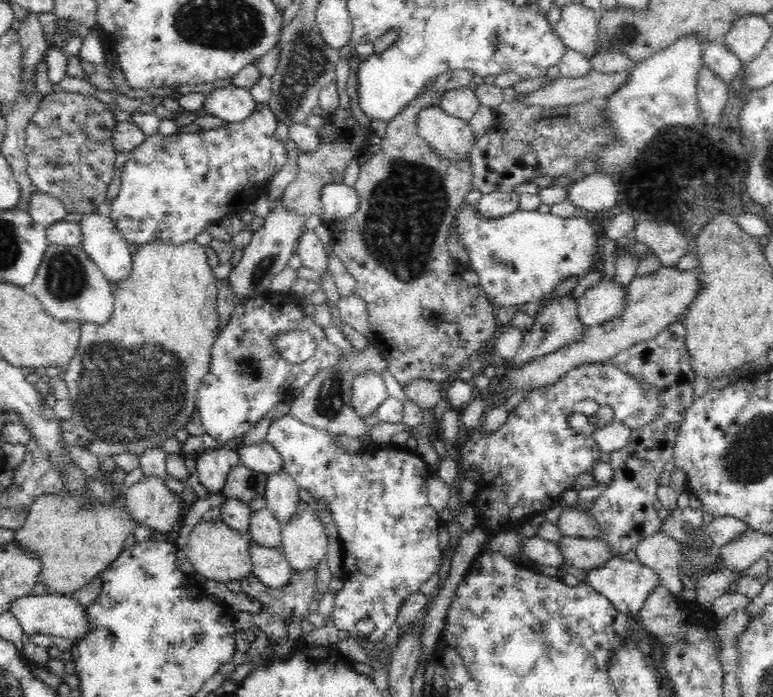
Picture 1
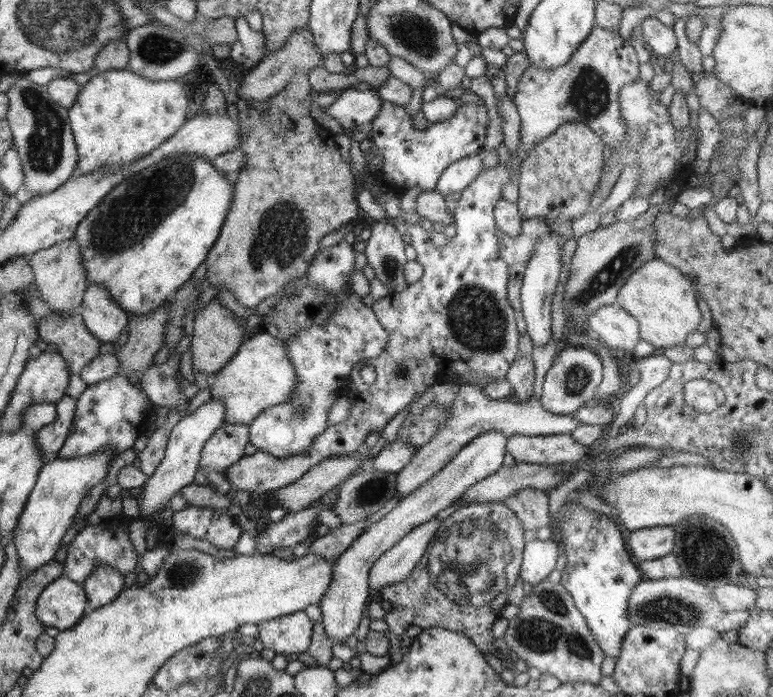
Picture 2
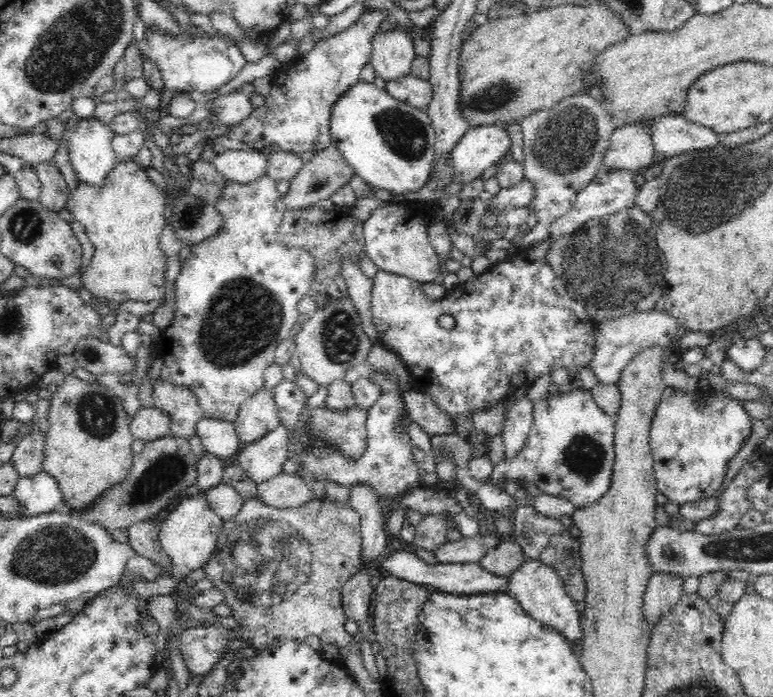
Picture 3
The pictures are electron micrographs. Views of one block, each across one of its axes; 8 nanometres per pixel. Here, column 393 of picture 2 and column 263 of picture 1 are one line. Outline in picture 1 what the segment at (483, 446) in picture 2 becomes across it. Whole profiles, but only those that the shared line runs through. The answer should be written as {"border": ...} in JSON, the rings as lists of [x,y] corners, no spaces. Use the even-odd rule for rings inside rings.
{"border":[[[263,508],[250,514],[250,524],[247,536],[260,546],[278,548],[282,546],[282,524],[268,510]]]}

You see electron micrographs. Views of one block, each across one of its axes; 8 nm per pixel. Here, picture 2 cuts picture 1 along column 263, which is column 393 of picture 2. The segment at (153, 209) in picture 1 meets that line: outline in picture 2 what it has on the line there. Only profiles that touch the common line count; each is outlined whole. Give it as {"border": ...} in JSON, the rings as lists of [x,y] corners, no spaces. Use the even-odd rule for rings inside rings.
{"border":[[[388,101],[382,102],[382,110],[369,126],[374,144],[366,149],[369,153],[376,152],[376,156],[382,158],[382,167],[376,172],[376,179],[380,181],[386,178],[391,183],[389,188],[398,188],[402,193],[414,186],[434,191],[440,174],[447,166],[472,154],[481,153],[489,122],[490,116],[484,104],[463,103],[454,112],[454,116],[418,130],[410,127],[410,119],[403,108]]]}

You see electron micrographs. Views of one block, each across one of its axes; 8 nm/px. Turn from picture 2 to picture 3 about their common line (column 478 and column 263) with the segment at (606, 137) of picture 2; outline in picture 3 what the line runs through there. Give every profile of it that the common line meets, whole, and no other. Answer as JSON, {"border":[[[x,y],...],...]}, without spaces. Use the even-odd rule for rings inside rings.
{"border":[[[267,174],[253,180],[251,183],[235,183],[230,179],[226,179],[225,185],[221,188],[221,195],[213,206],[222,215],[223,225],[216,234],[191,247],[189,255],[182,263],[179,275],[174,280],[176,288],[176,304],[174,304],[174,309],[176,309],[176,312],[174,312],[172,324],[168,326],[167,330],[162,332],[164,339],[160,342],[159,346],[164,347],[164,350],[168,350],[168,352],[166,354],[162,352],[157,353],[164,360],[165,364],[162,368],[155,371],[155,375],[160,376],[160,380],[182,385],[192,390],[198,399],[199,405],[202,407],[204,417],[234,422],[238,416],[241,404],[250,396],[254,396],[258,390],[264,388],[264,372],[266,368],[275,364],[277,347],[282,342],[291,338],[290,332],[299,318],[298,302],[304,295],[308,295],[311,284],[314,282],[316,265],[314,265],[313,257],[306,250],[280,244],[277,232],[287,208],[284,206],[281,195],[276,189],[276,182]]]}

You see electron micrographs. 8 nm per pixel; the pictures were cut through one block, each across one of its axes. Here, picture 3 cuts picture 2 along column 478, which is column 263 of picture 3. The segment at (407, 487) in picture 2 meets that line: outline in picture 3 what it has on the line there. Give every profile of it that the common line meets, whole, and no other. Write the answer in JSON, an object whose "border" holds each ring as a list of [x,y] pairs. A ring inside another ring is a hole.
{"border":[[[263,388],[247,398],[241,404],[234,424],[242,446],[258,441],[258,438],[280,426],[273,390]]]}

